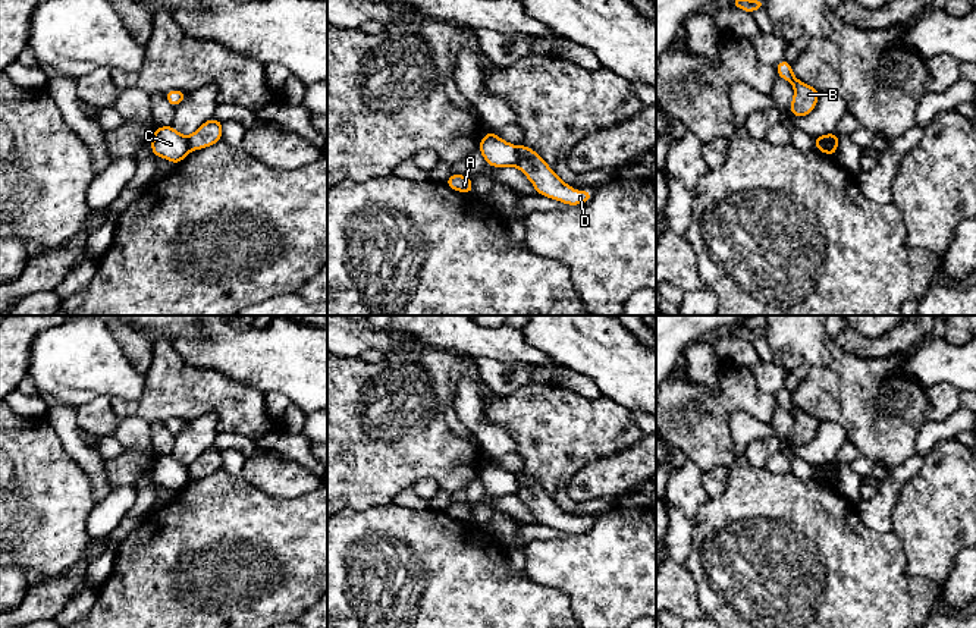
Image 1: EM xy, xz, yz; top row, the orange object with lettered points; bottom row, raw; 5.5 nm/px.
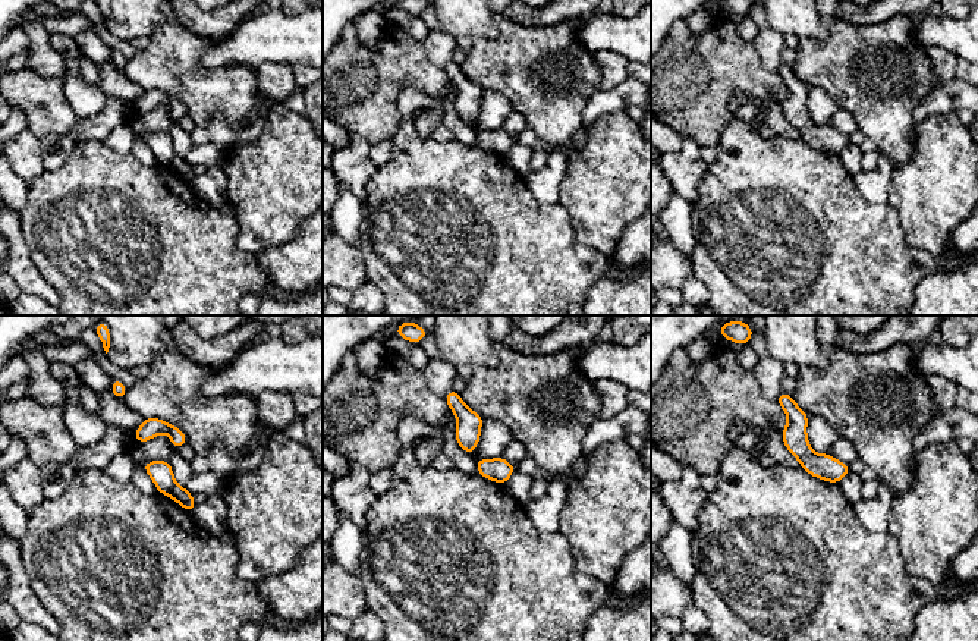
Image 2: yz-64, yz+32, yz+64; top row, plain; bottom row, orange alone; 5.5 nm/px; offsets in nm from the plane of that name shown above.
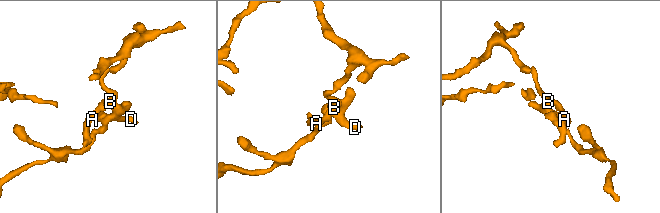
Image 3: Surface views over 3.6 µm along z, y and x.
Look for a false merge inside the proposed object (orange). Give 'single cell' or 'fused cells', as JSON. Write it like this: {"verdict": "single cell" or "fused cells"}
{"verdict": "fused cells"}

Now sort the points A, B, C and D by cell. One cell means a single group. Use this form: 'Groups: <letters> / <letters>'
Groups: A B D / C

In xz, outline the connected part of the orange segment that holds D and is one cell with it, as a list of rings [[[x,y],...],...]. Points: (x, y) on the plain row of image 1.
[[[527,474],[518,475],[517,496],[528,506],[539,524],[565,531],[567,534],[586,533],[591,528],[593,519],[574,519],[562,511],[555,499]]]

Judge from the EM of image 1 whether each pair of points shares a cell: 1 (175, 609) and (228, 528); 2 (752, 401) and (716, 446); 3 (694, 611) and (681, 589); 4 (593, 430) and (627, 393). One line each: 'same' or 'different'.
1: same
2: same
3: same
4: different

